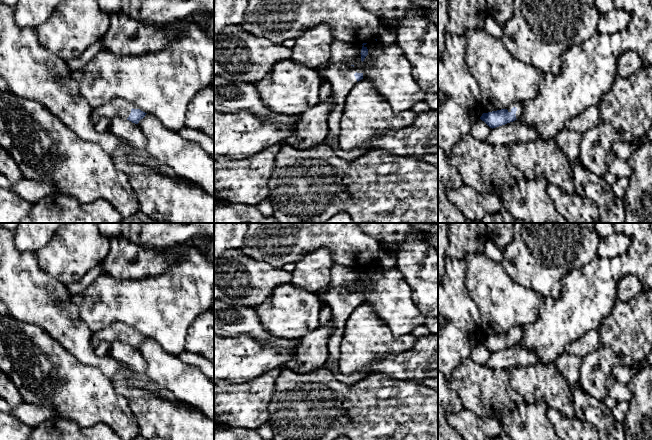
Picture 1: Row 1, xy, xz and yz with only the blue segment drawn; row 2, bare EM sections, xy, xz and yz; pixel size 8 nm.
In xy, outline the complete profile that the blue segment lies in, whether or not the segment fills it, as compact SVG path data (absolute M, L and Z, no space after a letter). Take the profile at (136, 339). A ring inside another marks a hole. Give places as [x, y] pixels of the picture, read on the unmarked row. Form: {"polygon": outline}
{"polygon": "M111 325L101 331L95 332L91 343L96 348L102 341L112 344L115 341L127 343L132 347L138 348L147 337L141 335L135 329L125 325Z"}

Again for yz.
{"polygon": "M514 326L507 333L483 337L480 343L493 353L518 344L523 334L524 326Z"}

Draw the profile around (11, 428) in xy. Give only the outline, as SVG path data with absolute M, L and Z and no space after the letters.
M0 412L0 440L28 440L33 430L13 414Z

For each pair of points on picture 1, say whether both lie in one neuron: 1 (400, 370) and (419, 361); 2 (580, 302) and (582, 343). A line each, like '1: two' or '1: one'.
1: one
2: two

